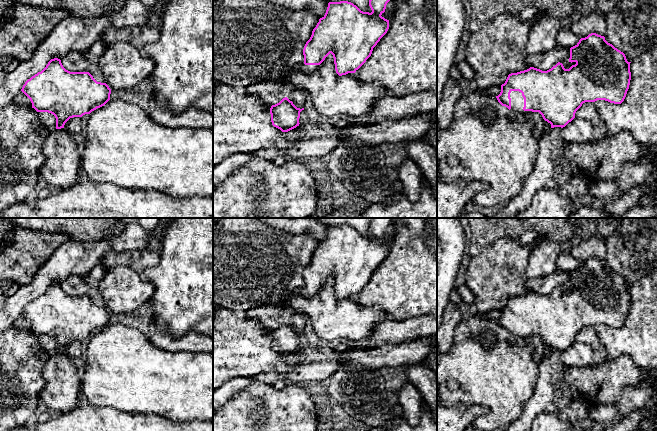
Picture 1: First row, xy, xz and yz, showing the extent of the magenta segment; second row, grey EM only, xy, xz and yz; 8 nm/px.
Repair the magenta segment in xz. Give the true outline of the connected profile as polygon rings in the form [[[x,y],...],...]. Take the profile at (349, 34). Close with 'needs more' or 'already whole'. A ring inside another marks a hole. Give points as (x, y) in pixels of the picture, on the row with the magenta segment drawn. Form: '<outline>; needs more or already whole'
[[[369,0],[371,13],[361,11],[348,1],[329,2],[325,15],[319,19],[310,39],[304,46],[304,64],[301,65],[300,71],[304,73],[315,72],[331,53],[336,73],[339,76],[355,73],[371,56],[373,48],[389,29],[389,20],[381,16],[389,1]]]; needs more

